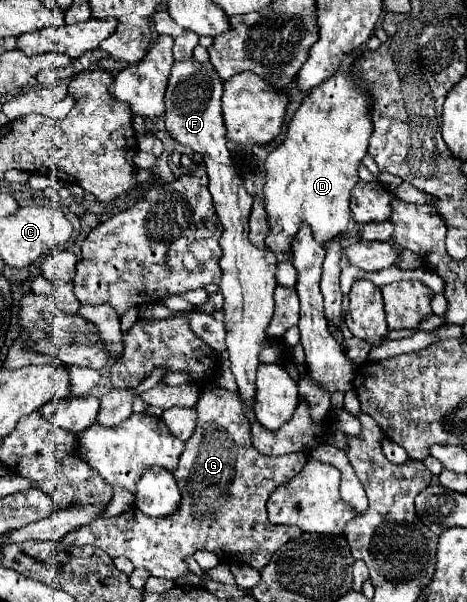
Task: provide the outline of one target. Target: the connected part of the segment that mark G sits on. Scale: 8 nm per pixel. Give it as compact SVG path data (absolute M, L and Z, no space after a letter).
M213 388L201 392L193 408L197 412L197 426L185 442L177 470L173 470L183 492L181 512L169 518L153 518L131 508L115 518L97 518L87 526L71 530L63 544L93 544L111 558L127 556L135 566L147 568L151 576L175 580L191 574L185 560L199 550L213 552L227 564L243 562L261 570L283 544L303 534L297 526L271 524L265 504L271 490L289 482L301 470L307 456L295 452L289 456L261 456L251 446L251 426L241 420L239 394L231 390Z

